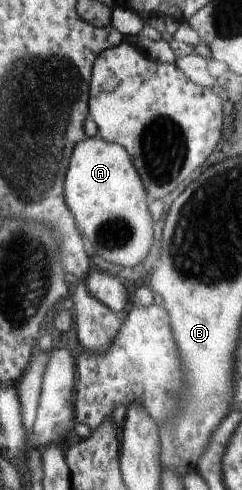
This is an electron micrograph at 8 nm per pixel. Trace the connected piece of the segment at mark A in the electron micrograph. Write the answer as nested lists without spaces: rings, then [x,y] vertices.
[[[99,135],[93,136],[92,138],[86,137],[83,141],[76,143],[73,153],[71,154],[71,159],[68,163],[66,176],[64,177],[64,198],[69,211],[73,214],[80,235],[89,239],[89,243],[95,247],[96,253],[99,257],[103,257],[105,261],[109,261],[109,263],[115,263],[117,265],[133,267],[134,265],[141,263],[141,261],[147,257],[149,251],[151,251],[151,247],[153,247],[153,221],[151,221],[151,214],[149,213],[148,205],[150,202],[148,193],[143,185],[140,175],[137,173],[137,170],[133,165],[131,156],[119,144],[109,143]]]

